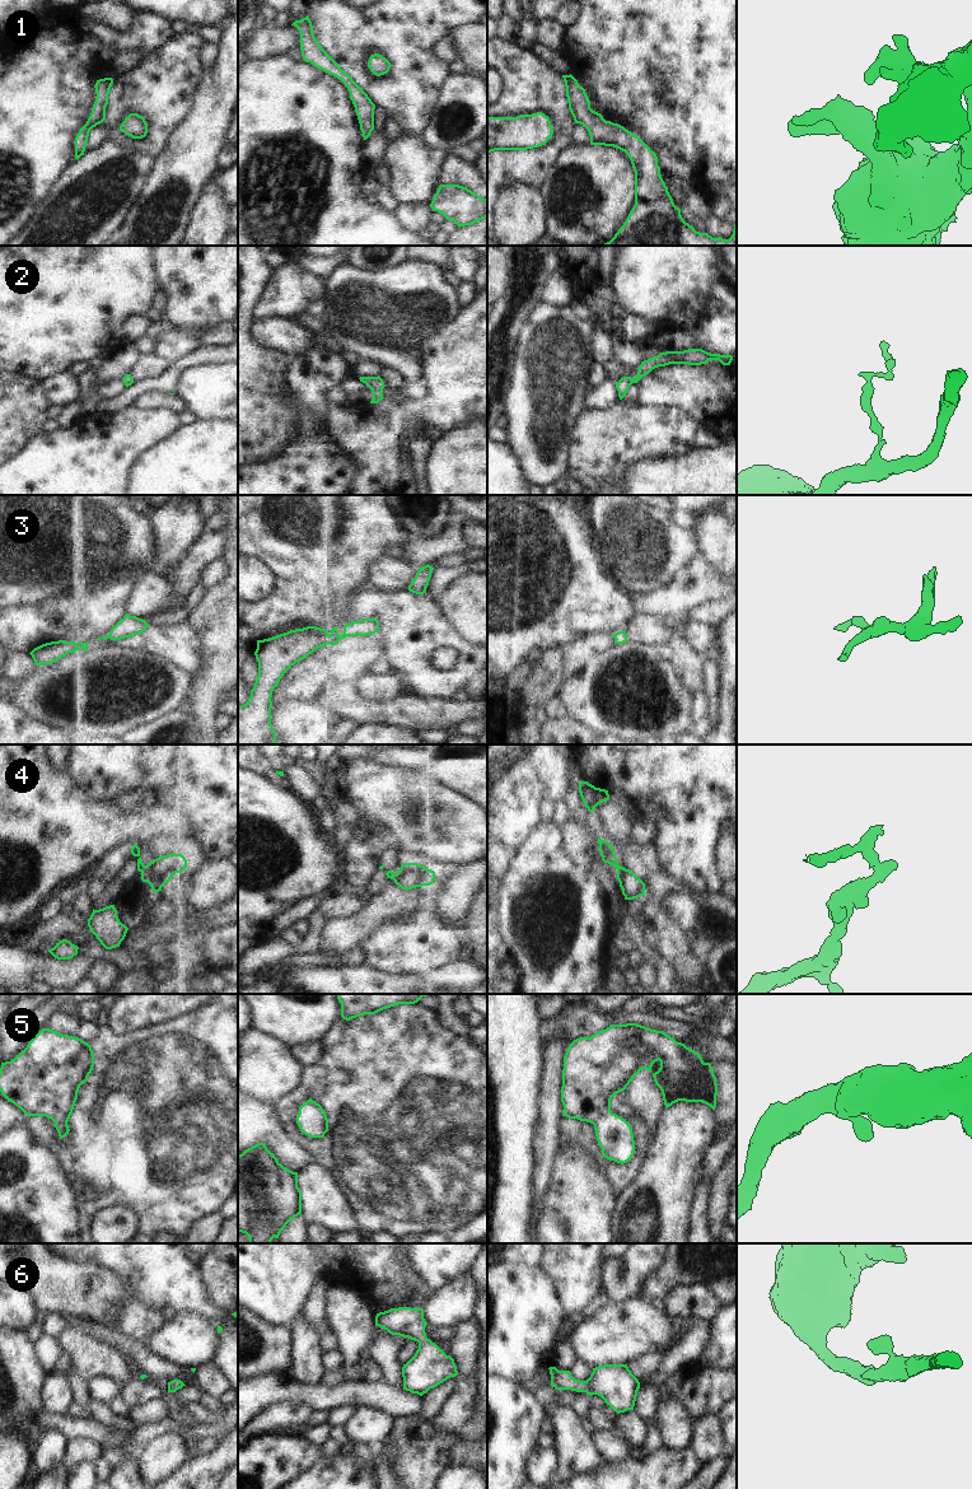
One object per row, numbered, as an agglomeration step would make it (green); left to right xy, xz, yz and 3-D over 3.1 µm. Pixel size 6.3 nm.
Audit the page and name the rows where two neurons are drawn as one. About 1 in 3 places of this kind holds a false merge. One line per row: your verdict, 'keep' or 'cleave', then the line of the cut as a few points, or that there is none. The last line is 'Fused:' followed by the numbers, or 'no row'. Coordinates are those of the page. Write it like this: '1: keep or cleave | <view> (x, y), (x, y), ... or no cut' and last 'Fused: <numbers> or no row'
1: keep | no cut
2: keep | no cut
3: keep | no cut
4: cleave | xy (144, 866), (141, 872)
5: keep | no cut
6: keep | no cut
Fused: 4

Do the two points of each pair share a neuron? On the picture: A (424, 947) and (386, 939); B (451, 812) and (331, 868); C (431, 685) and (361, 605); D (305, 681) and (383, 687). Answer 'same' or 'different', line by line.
A: same
B: different
C: same
D: different

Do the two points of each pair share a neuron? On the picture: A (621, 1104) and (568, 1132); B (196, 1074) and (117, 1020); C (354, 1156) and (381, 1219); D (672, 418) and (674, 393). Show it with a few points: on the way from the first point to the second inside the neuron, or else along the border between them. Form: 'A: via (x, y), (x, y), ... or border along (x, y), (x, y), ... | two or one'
A: via (640, 1135), (627, 1168), (597, 1153) | one
B: border along (106, 1018), (106, 1025), (116, 1032), (152, 1031) | two
C: via (369, 1171), (381, 1182), (381, 1204) | one
D: border along (643, 406), (677, 406), (697, 424) | two

